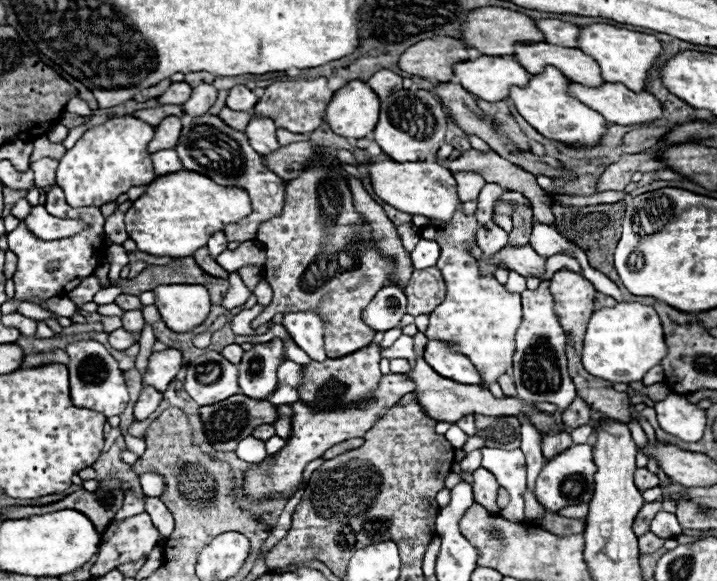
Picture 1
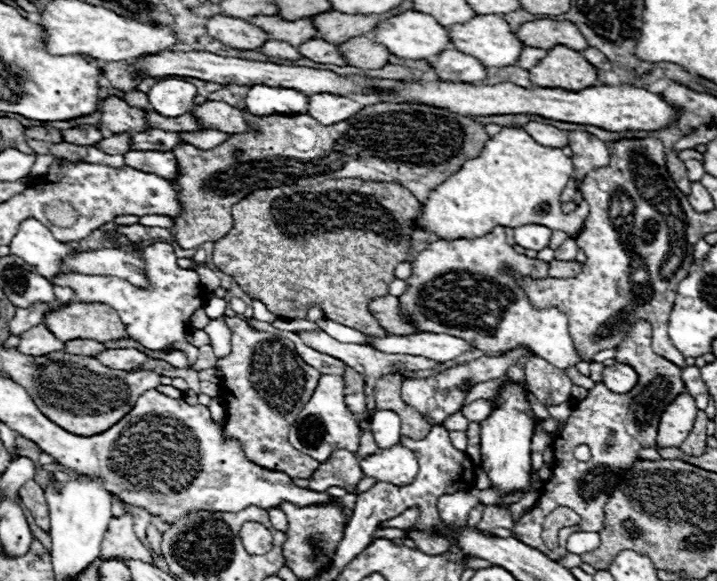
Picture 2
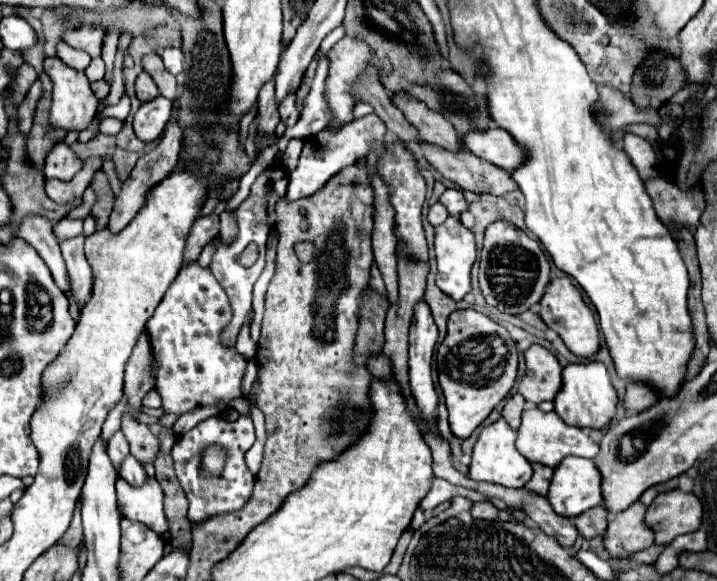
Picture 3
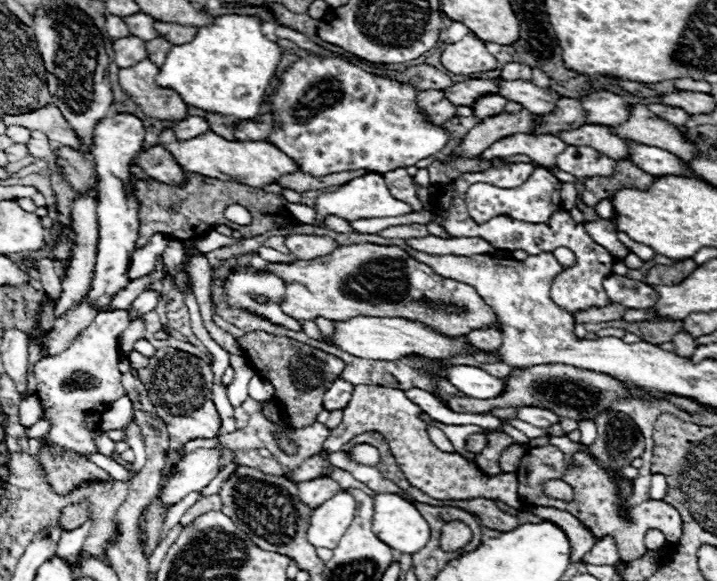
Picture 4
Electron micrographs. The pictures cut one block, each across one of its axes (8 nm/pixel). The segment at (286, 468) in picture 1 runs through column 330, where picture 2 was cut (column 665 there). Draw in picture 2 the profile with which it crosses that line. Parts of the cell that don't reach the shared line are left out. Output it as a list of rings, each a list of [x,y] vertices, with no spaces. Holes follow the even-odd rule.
[[[682,392],[682,396],[676,396],[672,404],[666,406],[666,412],[662,412],[658,438],[656,438],[658,446],[662,448],[680,446],[694,426],[696,412],[698,412],[696,400],[688,392]]]

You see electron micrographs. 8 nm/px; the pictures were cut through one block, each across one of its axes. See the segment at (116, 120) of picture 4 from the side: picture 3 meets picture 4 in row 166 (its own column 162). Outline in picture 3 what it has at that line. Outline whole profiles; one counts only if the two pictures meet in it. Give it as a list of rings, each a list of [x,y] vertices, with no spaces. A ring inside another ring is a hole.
[[[156,96],[154,100],[144,102],[134,116],[136,136],[142,142],[156,140],[162,134],[166,122],[170,118],[170,110],[172,110],[172,102],[164,96]]]

